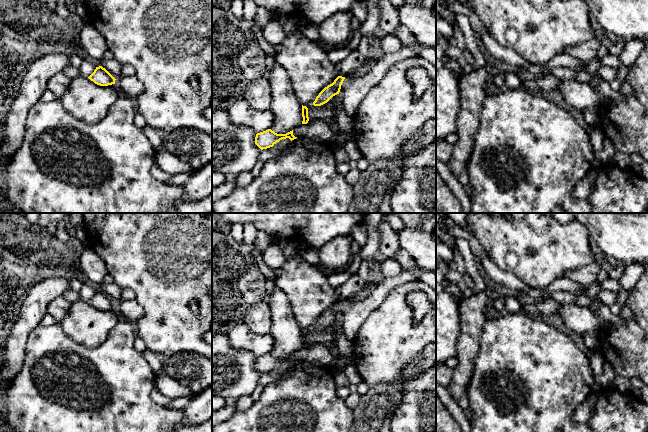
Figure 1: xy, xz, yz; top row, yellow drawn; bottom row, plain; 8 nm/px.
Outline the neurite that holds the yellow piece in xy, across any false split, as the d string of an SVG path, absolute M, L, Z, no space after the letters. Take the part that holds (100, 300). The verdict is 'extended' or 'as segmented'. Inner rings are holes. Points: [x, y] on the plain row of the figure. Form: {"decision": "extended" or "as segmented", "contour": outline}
{"decision": "extended", "contour": "M102 290L96 291L88 302L100 310L116 308L120 317L131 323L136 322L143 314L143 307L135 299L115 303Z"}

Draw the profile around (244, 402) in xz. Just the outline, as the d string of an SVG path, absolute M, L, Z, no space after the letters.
M242 396L237 399L237 411L246 410L253 404L254 400L251 396Z

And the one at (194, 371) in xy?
M193 352L164 359L165 371L196 395L212 386L212 360Z

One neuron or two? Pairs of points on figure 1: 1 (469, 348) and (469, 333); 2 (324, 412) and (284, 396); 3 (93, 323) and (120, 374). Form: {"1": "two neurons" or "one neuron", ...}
{"1": "one neuron", "2": "one neuron", "3": "two neurons"}

